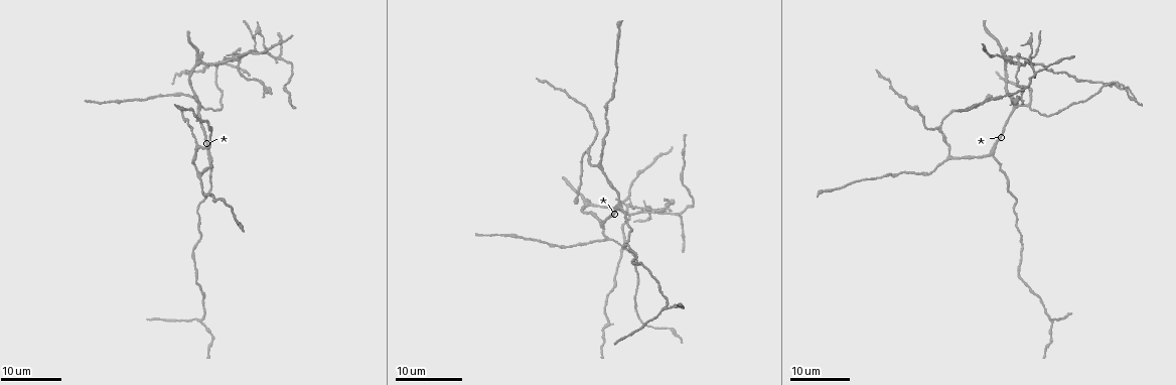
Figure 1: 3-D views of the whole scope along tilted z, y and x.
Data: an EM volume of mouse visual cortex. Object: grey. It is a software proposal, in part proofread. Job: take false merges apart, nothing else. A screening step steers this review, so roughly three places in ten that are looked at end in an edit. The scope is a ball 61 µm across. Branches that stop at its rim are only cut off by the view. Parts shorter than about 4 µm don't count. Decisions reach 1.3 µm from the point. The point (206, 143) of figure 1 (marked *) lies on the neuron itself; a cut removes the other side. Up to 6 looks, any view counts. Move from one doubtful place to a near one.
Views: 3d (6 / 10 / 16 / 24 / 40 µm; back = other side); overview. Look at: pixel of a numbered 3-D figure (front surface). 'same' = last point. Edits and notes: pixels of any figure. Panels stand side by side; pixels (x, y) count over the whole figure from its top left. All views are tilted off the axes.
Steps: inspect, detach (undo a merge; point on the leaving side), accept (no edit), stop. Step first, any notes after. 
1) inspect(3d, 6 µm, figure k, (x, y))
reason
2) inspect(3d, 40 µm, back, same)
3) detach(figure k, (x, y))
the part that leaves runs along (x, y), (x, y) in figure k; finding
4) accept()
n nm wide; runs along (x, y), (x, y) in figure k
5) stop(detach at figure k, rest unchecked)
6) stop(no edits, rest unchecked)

inspect(3d, 24 µm, figure 1, (992, 155))
three-way junction

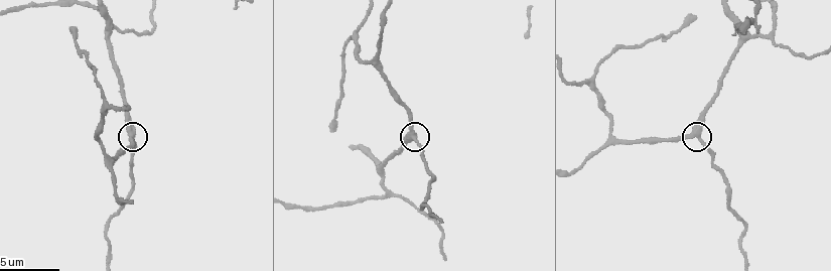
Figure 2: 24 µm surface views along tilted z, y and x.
inspect(3d, 6 µm, figure 2, (132, 134))

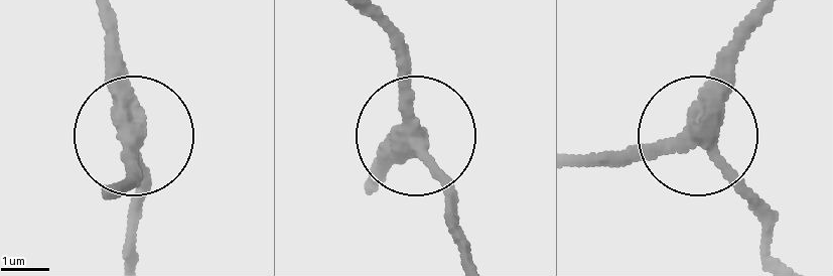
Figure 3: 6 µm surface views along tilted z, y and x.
accept()
3 arms; runs along (374, 190), (412, 121), (404, 35) in figure 3; continuous, no second neuron

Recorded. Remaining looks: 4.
inspect(3d, 16 µm, figure 1, (591, 205))

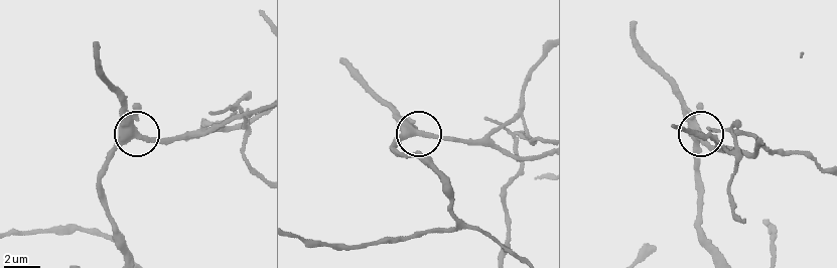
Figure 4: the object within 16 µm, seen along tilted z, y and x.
inspect(3d, 6 µm, figure 4, (417, 130))

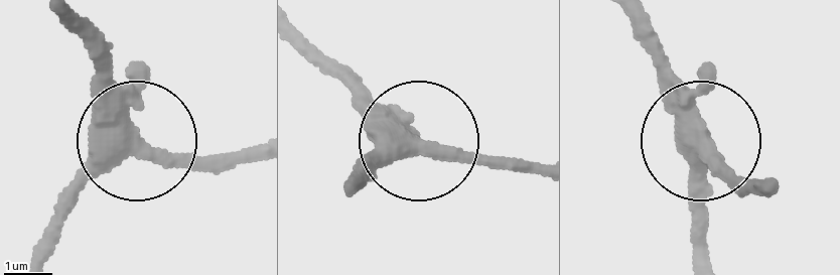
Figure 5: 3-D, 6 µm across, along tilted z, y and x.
accept()
side arm 7 µm; runs along (707, 262), (706, 138), (684, 89), (637, 40) in figure 5; one neuron here

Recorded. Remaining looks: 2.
inspect(3d, 16 µm, figure 1, (611, 96))
calibre changes

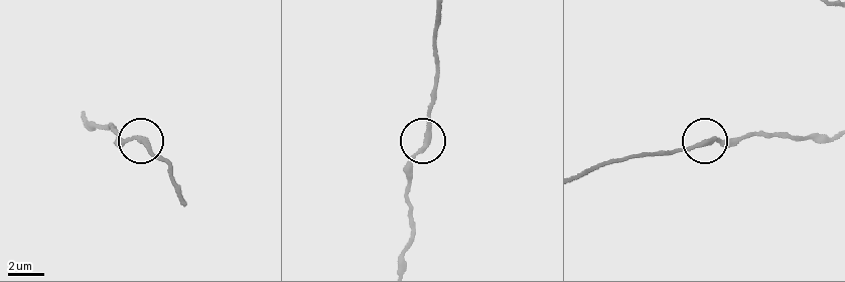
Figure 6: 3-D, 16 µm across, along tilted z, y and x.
inspect(3d, 10 µm, figure 6, (423, 143))

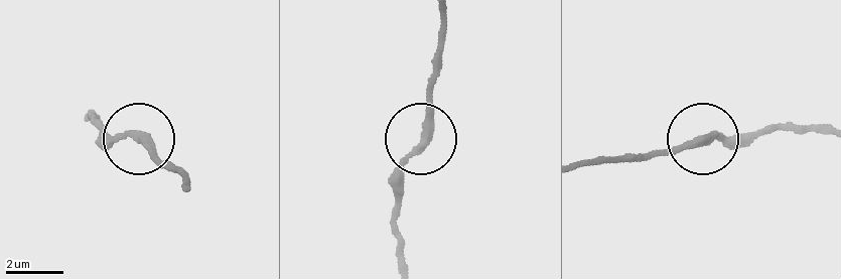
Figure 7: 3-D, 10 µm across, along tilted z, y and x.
accept()
runs along (86, 118), (110, 138), (141, 139), (158, 161) in figure 7; continuous, no second neuron

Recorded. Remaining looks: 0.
stop(no edits, rest unchecked)

